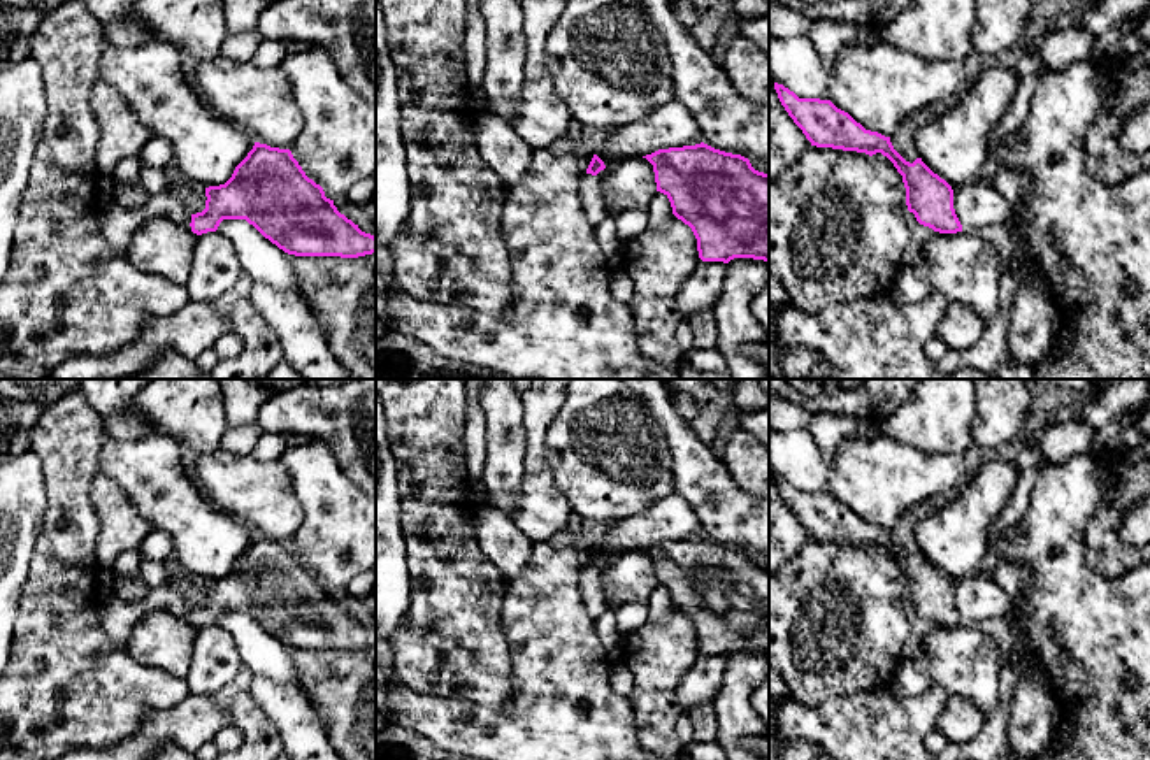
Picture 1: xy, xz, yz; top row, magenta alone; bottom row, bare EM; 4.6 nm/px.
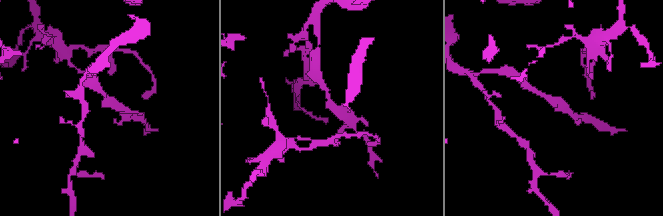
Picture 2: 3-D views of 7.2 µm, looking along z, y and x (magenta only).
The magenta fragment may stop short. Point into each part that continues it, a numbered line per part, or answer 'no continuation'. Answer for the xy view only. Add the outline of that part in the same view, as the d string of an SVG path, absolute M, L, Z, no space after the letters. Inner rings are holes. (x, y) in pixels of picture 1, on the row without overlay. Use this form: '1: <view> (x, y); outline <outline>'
1: xy (116, 616); outline M170 584L153 588L144 599L135 602L125 602L114 593L102 595L98 607L98 621L107 639L114 646L126 649L128 634L132 632L132 628L146 613L155 609L165 609L174 616L179 616L191 623L191 607Z

